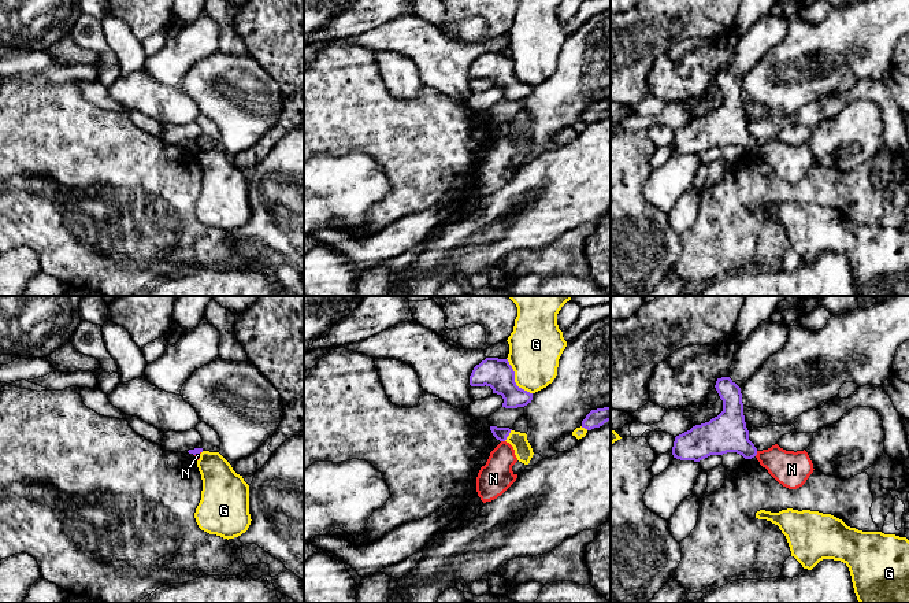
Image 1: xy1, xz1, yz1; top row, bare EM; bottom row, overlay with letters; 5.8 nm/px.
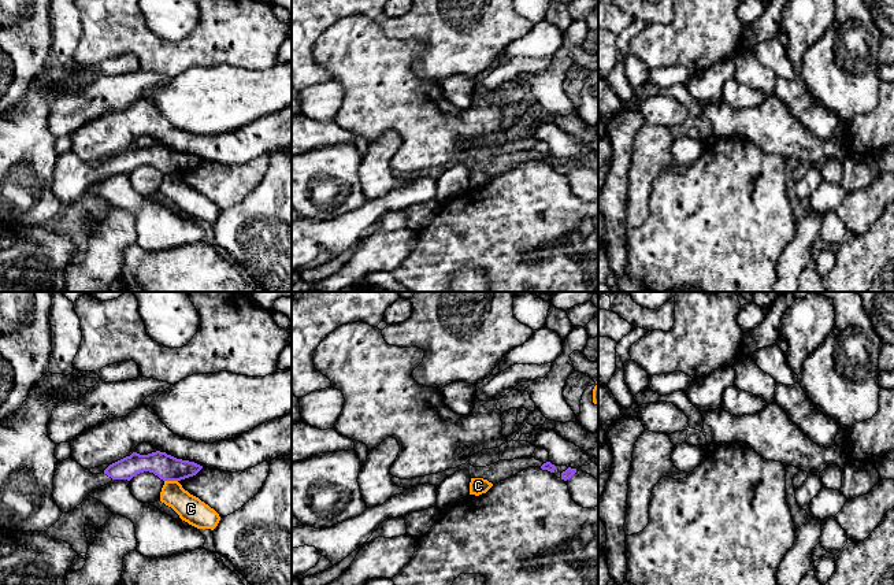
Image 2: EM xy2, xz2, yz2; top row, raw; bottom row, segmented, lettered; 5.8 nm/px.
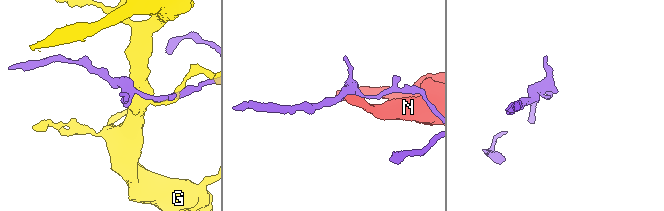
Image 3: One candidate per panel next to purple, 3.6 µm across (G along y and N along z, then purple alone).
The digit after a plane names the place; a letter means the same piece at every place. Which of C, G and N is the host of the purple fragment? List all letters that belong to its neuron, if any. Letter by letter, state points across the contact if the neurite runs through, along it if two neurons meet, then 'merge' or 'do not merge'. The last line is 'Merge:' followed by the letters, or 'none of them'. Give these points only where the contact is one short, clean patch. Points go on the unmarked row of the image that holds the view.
C: do not merge
G: do not merge
N: border yz1 (757, 144), (754, 148); do not merge
Merge: none of them

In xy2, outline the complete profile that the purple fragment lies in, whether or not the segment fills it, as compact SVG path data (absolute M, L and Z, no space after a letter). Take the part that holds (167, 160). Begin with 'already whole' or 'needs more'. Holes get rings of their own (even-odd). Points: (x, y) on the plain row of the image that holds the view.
needs more; M156 144L148 148L133 145L110 158L101 167L92 167L73 151L68 151L60 155L55 163L52 190L64 207L79 199L92 184L112 173L130 174L137 167L149 164L163 174L181 174L196 169L201 162L203 159L194 155Z

